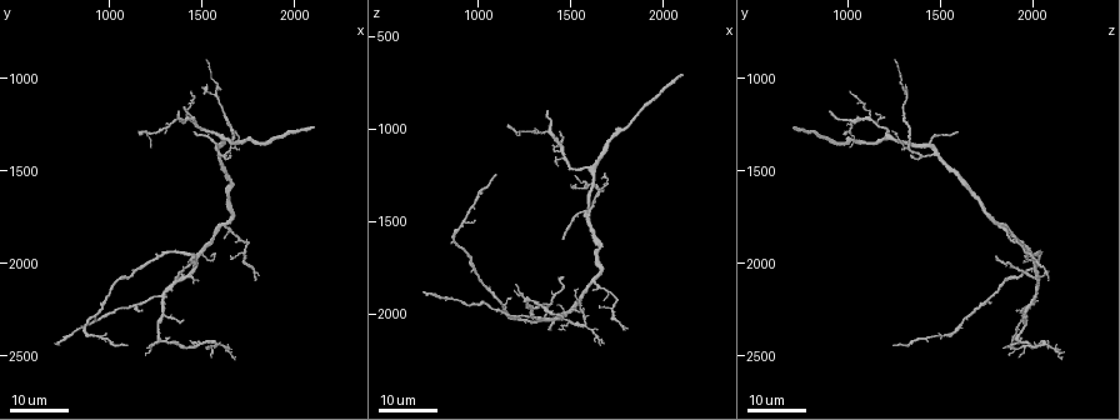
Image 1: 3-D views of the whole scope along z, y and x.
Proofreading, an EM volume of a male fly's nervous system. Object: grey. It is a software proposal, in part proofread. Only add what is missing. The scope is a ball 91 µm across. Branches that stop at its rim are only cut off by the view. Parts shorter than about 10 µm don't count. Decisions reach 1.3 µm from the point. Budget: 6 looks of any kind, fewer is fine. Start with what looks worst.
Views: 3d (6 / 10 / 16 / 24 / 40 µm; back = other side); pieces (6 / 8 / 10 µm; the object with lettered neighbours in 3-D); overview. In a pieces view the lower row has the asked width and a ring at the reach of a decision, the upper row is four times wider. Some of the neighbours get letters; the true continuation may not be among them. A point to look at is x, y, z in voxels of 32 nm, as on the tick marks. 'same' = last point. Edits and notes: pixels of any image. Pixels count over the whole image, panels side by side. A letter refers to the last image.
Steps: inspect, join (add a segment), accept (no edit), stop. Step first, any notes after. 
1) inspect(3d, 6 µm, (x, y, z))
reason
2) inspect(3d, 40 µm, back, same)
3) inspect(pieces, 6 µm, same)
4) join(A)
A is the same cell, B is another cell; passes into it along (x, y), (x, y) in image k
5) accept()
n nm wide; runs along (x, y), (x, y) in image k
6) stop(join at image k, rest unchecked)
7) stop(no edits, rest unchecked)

inspect(3d, 24 µm, (1460, 1280, 1600))
tapers out

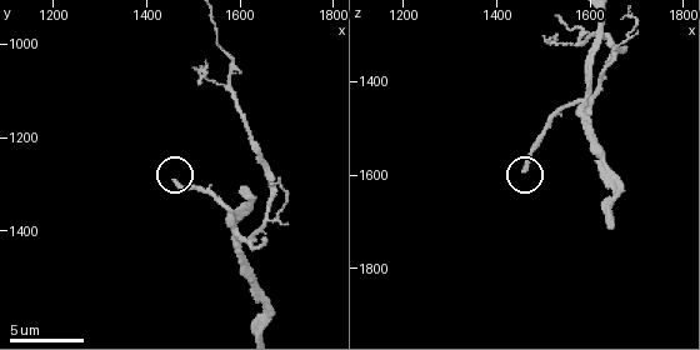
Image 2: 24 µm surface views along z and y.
inspect(pieces, 8 µm, (1455, 1295, 1590))
see the neighbours

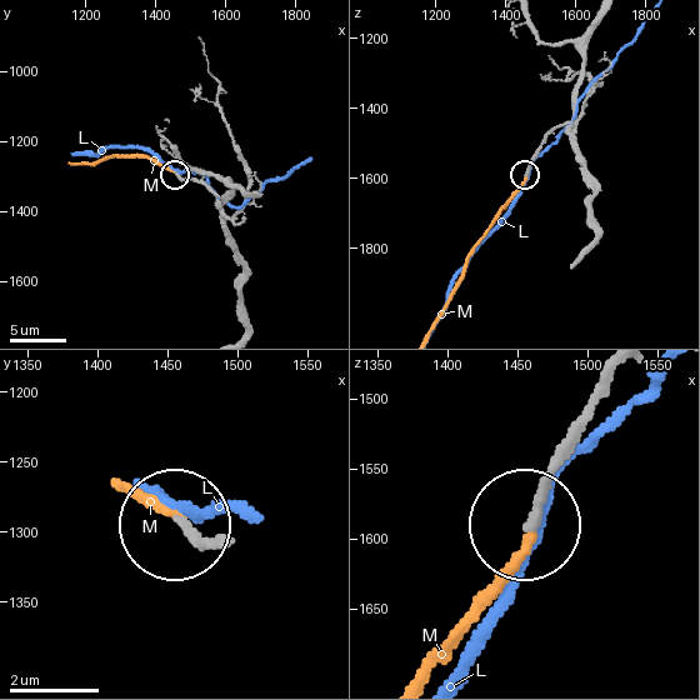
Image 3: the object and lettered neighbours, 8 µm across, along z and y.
join(M)
M is the same cell, L is another cell; passes into it along (588, 414), (546, 488), (528, 555), (430, 679) in image 3; it goes on there

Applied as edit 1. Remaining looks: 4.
inspect(3d, 24 µm, (1440, 1980, 1800))
an open end

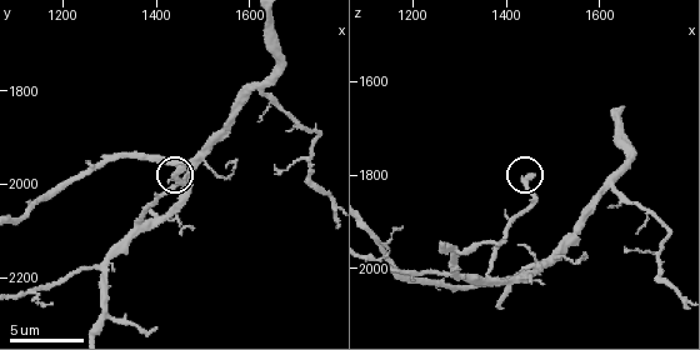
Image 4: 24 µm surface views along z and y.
inspect(3d, 6 µm, (1450, 1970, 1805))

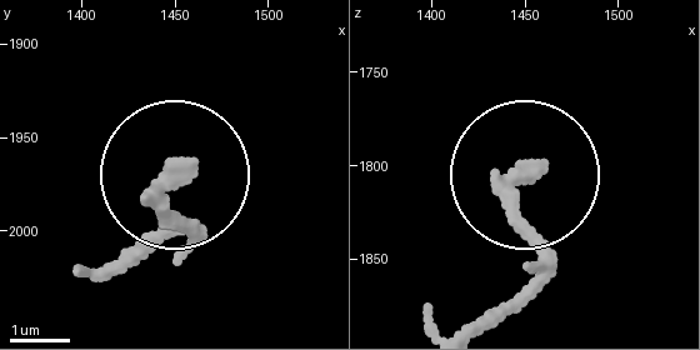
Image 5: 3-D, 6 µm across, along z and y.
inspect(pieces, 10 µm, (1454, 1968, 1802))

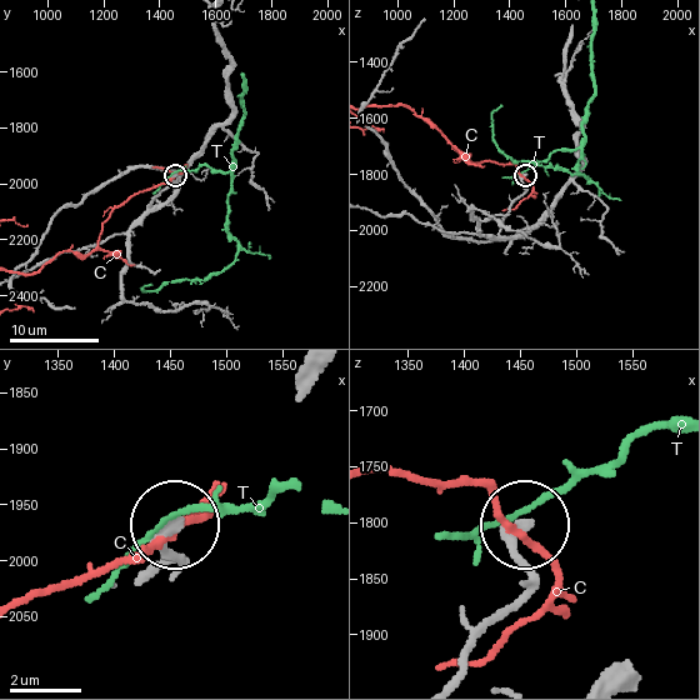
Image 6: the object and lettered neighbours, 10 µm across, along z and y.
accept()
290 nm wide; C and T are other cells; no lettered segment goes on from it

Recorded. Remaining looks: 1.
stop(join at image 3, rest unchecked)

